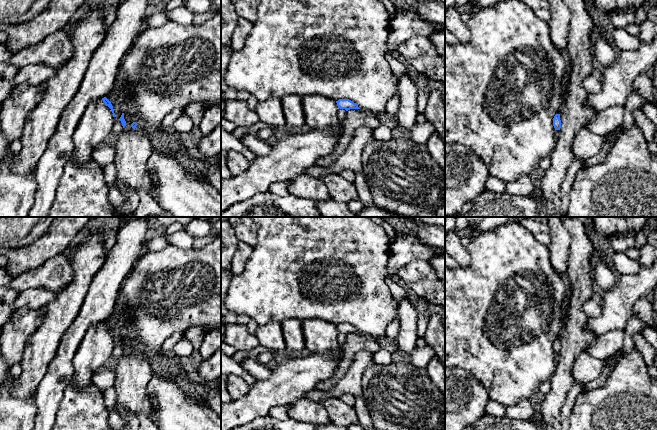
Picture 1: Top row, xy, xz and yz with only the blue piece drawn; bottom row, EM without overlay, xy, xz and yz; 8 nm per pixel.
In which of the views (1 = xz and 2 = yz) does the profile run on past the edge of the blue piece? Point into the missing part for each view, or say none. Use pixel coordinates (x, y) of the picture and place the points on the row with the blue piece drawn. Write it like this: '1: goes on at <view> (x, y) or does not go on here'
1: does not go on here
2: does not go on here

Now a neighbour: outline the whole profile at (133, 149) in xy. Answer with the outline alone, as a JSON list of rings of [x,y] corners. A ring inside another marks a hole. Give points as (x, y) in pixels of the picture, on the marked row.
[[[126,109],[123,111],[126,126],[123,128],[123,133],[120,136],[116,146],[116,156],[113,165],[117,170],[116,181],[124,181],[132,190],[146,191],[148,192],[151,188],[152,180],[146,173],[146,162],[153,152],[153,144],[150,139],[145,135],[143,129],[133,129],[131,124],[136,122],[135,117]]]

